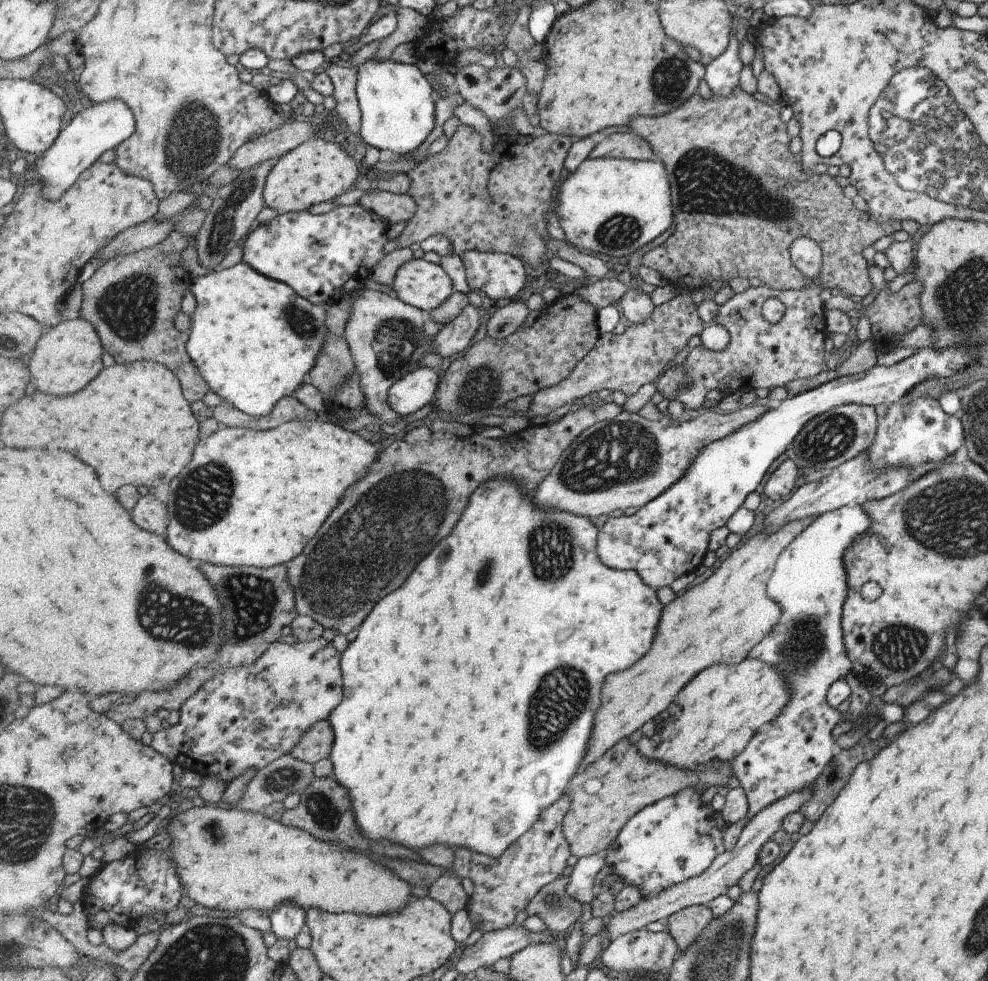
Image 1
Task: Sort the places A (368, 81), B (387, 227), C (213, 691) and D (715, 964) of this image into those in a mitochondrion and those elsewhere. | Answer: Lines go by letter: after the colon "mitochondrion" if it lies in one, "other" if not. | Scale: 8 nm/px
A: other
B: other
C: other
D: mitochondrion

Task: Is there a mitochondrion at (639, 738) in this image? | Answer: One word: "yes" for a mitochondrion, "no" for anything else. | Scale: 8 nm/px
no

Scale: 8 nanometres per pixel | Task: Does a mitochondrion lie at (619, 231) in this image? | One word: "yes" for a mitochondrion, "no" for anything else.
yes

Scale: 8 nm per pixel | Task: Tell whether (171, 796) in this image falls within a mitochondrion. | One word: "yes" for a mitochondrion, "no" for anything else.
no

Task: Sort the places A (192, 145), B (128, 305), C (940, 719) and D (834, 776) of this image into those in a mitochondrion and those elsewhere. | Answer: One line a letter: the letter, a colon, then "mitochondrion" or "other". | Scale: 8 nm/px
A: mitochondrion
B: mitochondrion
C: other
D: mitochondrion

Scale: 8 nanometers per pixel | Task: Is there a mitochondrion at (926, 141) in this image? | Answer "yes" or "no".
yes

